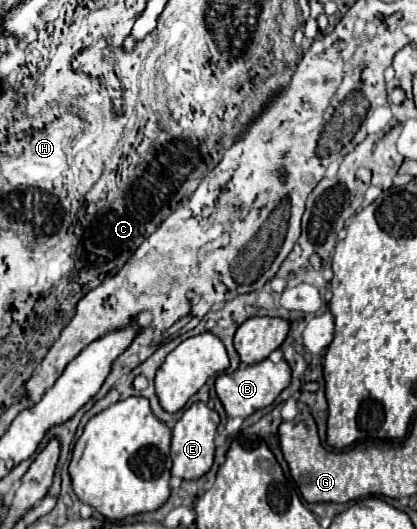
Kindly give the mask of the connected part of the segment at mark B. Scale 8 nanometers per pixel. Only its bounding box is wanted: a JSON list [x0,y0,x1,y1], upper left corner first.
[214,359,290,419]

